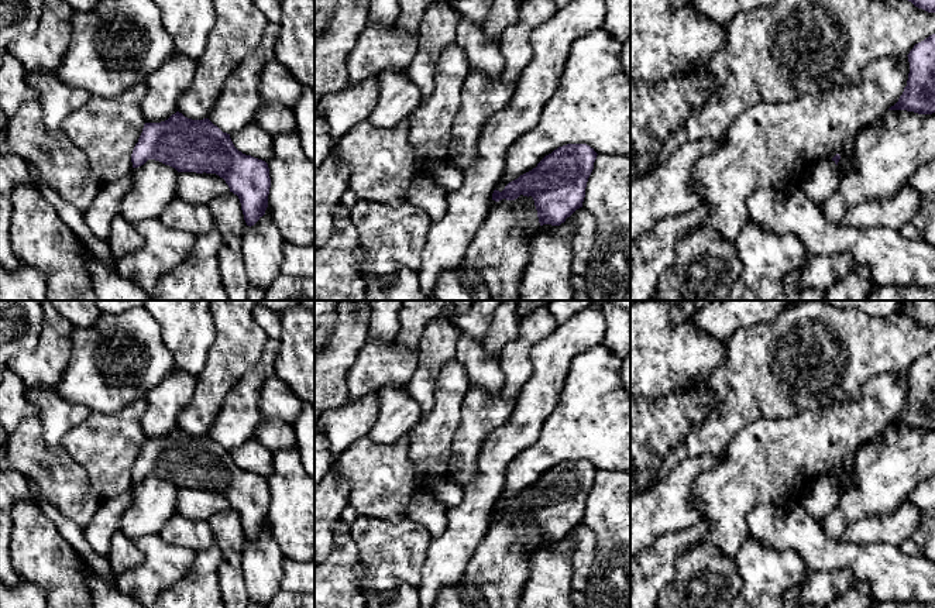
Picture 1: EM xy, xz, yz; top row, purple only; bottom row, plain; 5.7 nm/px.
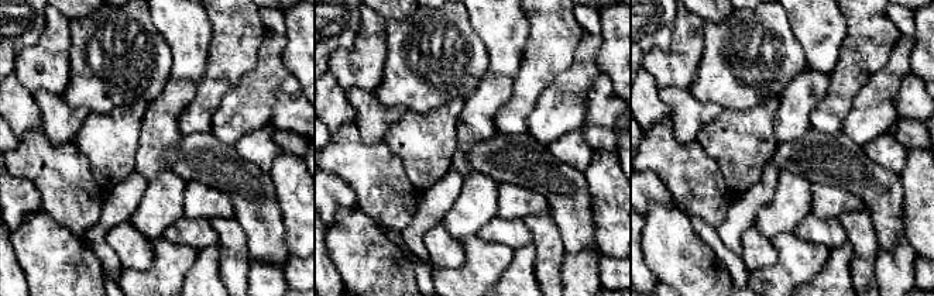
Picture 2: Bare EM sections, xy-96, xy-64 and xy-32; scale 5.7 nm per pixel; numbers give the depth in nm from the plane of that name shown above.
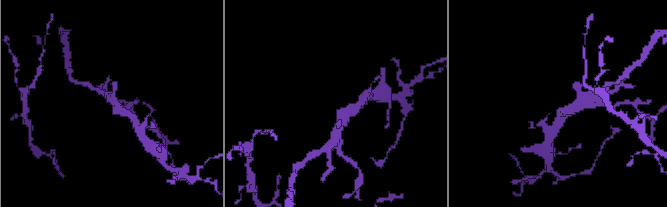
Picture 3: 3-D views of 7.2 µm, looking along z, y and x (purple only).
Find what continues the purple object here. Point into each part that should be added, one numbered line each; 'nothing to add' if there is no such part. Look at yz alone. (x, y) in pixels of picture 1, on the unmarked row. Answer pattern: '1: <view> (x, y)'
1: yz (820, 497)

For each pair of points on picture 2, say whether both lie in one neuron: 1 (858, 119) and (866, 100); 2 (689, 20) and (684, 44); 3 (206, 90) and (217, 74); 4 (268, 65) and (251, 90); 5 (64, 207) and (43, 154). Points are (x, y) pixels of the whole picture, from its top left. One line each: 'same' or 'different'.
1: same
2: same
3: same
4: same
5: same

